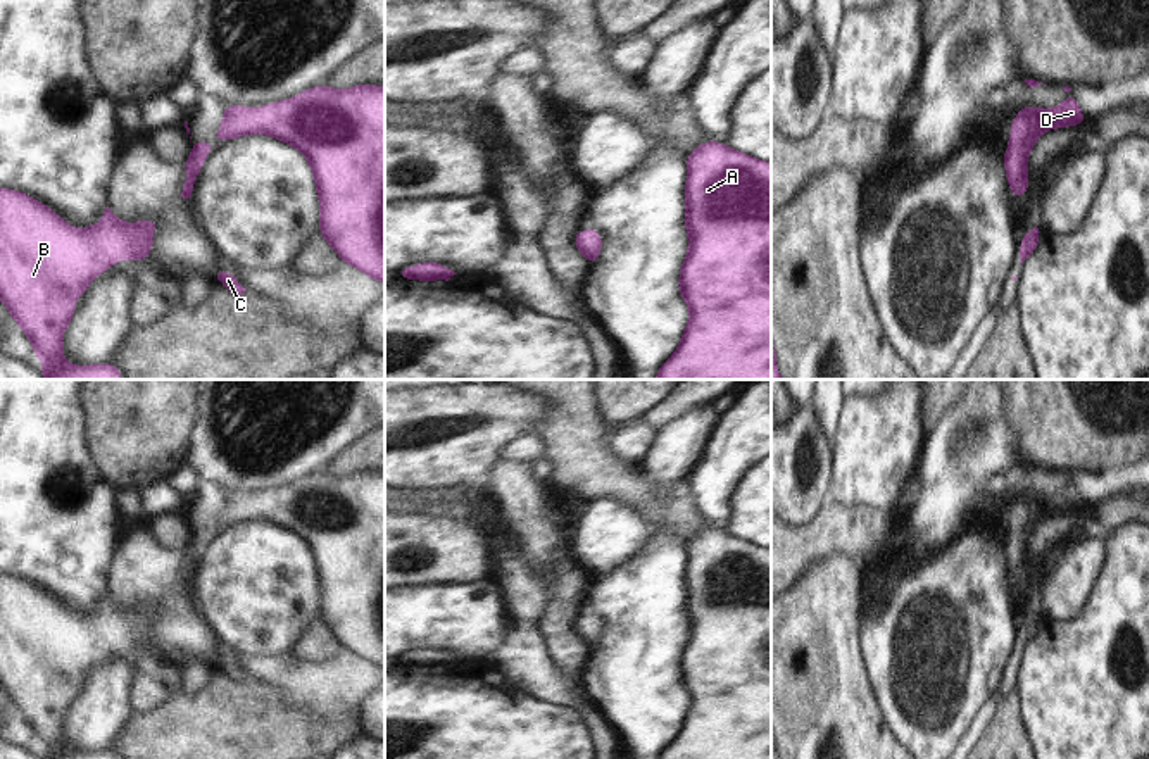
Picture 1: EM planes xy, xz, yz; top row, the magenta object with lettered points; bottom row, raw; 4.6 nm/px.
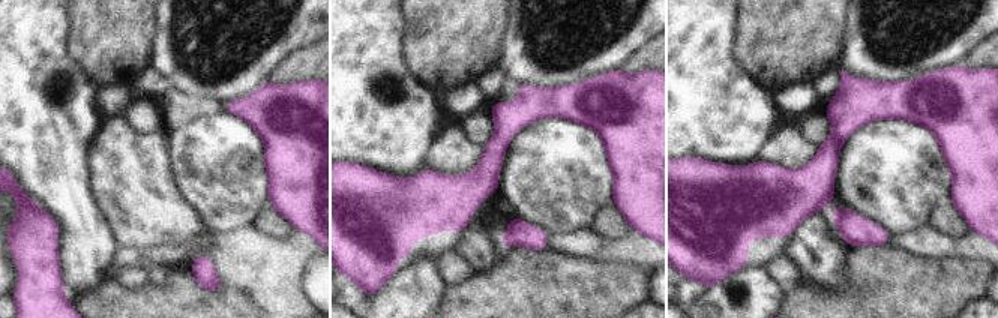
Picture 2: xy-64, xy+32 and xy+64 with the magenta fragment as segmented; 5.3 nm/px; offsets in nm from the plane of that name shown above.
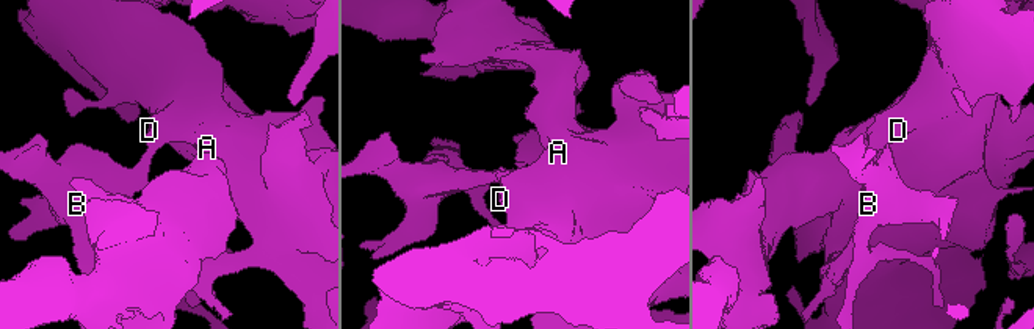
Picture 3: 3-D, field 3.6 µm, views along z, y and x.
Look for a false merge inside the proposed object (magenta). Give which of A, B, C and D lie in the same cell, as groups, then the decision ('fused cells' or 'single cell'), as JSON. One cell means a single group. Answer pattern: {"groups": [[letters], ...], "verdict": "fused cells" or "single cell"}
{"groups": [["A", "B", "C", "D"]], "verdict": "single cell"}

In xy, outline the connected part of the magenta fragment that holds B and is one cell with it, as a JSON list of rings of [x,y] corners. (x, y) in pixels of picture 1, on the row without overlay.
[[[0,574],[0,685],[21,716],[29,724],[35,742],[45,754],[40,759],[119,759],[116,750],[90,750],[79,754],[62,745],[62,723],[74,702],[74,685],[83,683],[93,662],[100,662],[121,645],[140,650],[154,633],[159,609],[121,609],[109,595],[97,612],[76,616],[48,592],[17,576]]]

